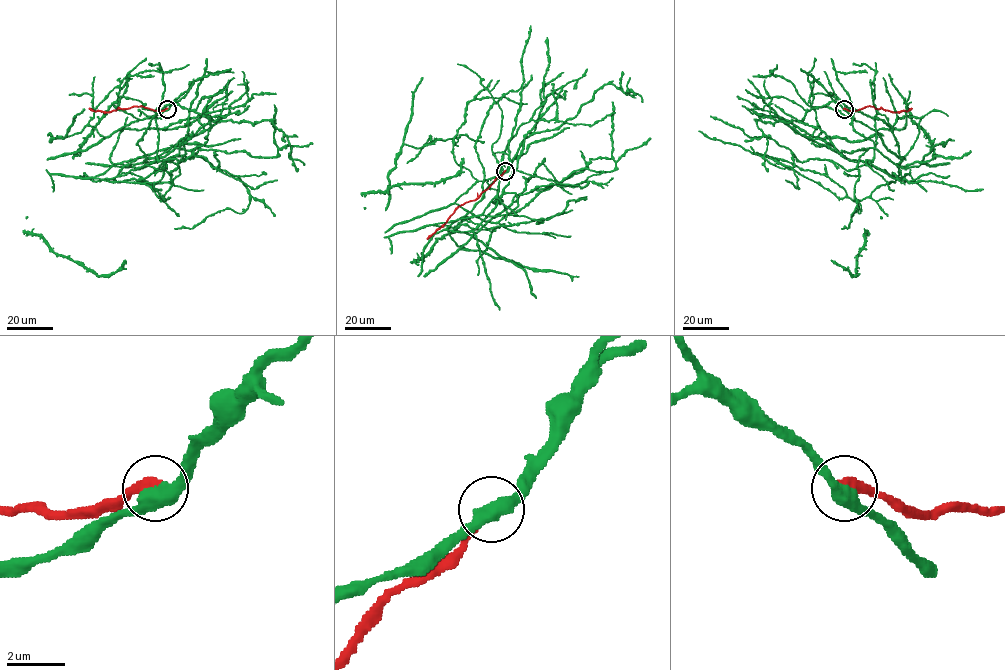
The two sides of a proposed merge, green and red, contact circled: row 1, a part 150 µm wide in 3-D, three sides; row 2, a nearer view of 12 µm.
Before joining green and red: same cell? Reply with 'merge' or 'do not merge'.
do not merge

